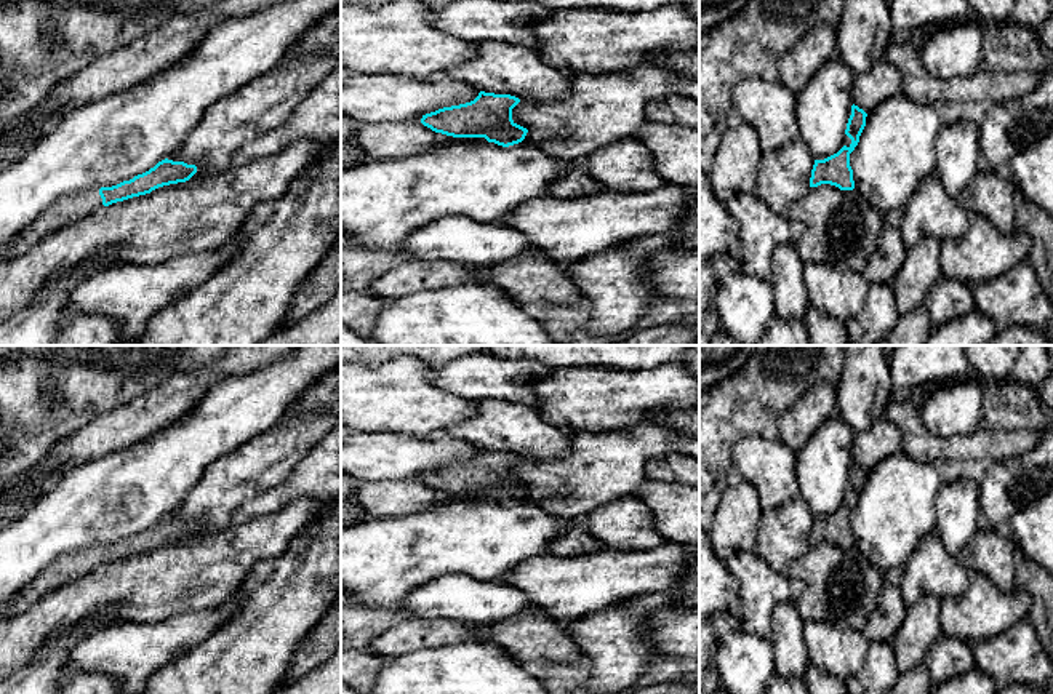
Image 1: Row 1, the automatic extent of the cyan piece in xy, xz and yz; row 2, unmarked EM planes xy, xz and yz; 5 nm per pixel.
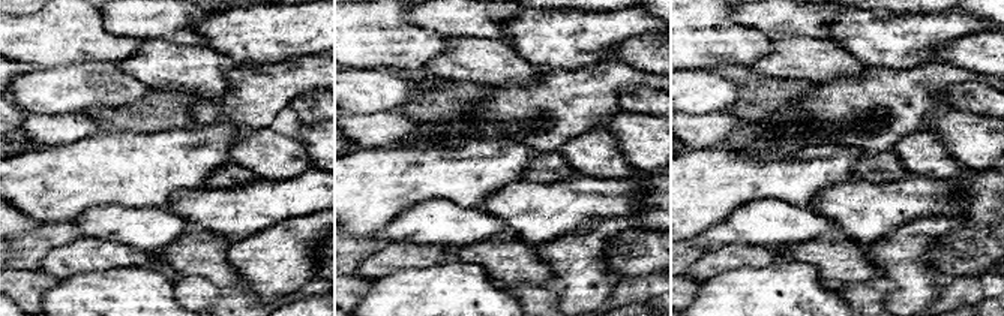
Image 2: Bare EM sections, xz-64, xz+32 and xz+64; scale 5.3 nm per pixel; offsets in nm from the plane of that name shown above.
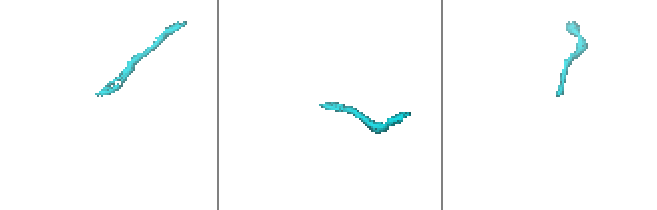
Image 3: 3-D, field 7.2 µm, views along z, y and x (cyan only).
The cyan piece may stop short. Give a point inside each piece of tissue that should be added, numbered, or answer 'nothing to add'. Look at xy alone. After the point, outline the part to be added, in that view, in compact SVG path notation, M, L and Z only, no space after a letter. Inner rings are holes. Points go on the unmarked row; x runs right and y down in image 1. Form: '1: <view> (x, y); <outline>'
1: xy (72, 565); M99 547L83 548L56 556L18 593L0 604L0 620L26 611L43 595L54 590L61 584L88 574L102 564Z

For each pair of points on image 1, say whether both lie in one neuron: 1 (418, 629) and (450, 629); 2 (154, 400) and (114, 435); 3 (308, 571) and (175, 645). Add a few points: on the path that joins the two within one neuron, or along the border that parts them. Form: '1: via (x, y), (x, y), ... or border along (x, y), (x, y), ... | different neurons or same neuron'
1: via (426, 629), (442, 629) | same neuron
2: via (144, 410), (124, 427) | same neuron
3: border along (234, 597), (236, 611), (208, 637) | different neurons

